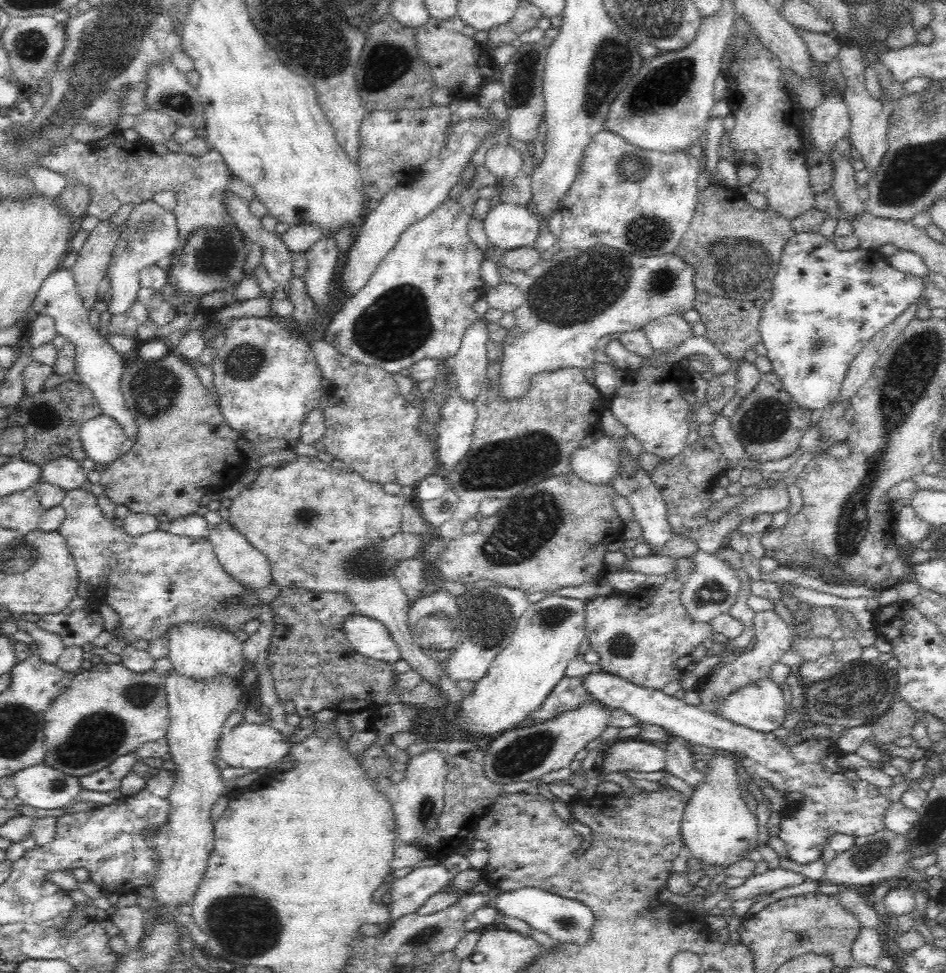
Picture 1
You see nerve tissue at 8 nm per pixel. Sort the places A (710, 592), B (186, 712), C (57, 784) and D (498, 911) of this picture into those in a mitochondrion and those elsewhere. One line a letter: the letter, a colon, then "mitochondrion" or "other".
A: mitochondrion
B: other
C: mitochondrion
D: other

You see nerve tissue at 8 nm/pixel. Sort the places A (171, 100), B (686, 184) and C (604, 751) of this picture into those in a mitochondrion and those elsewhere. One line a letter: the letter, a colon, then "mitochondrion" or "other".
A: mitochondrion
B: other
C: other

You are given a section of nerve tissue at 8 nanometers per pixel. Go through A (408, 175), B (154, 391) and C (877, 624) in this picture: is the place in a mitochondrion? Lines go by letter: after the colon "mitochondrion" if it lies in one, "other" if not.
A: other
B: mitochondrion
C: other

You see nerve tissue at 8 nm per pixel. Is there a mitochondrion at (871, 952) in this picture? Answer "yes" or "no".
no

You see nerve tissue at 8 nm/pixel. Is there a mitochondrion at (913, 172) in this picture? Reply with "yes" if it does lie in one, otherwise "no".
yes

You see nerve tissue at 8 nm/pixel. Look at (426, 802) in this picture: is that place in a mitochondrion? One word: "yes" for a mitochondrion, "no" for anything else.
yes

